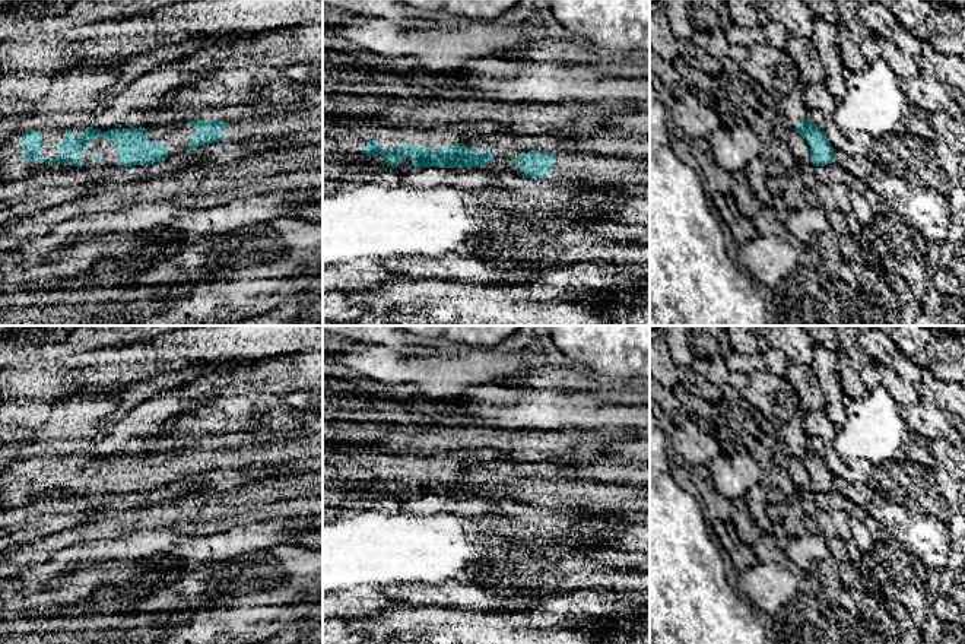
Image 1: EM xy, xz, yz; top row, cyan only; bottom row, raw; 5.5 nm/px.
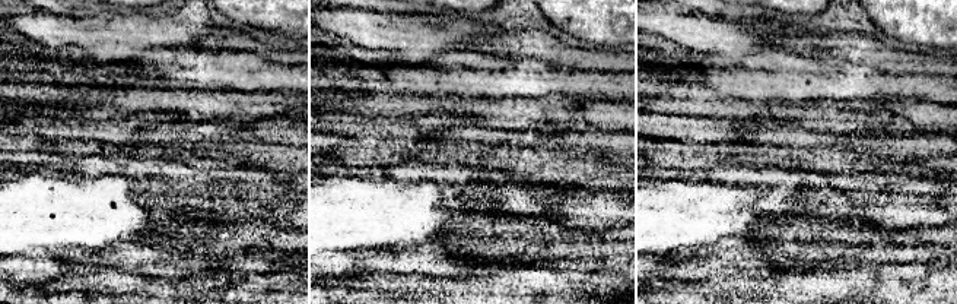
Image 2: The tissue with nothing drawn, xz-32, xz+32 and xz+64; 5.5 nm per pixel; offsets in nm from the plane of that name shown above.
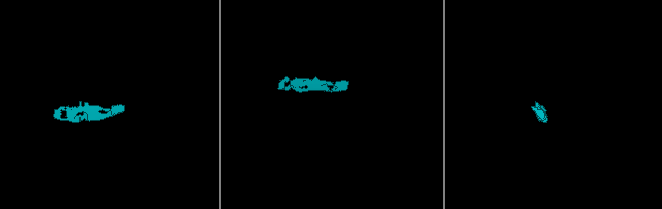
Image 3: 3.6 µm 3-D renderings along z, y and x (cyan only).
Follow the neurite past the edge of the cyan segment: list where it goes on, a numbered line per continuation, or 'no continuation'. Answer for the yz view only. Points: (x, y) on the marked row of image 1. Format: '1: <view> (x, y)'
no continuation

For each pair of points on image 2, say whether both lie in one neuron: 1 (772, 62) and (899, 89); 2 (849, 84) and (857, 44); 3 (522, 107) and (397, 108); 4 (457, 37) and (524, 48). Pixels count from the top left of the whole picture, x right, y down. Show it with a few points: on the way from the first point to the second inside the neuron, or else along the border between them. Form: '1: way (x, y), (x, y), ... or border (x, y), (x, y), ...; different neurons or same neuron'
1: way (804, 65), (820, 67), (833, 79), (867, 82); same neuron
2: border (820, 57), (864, 62), (886, 73); different neurons
3: way (492, 107), (428, 105); same neuron
4: border (486, 34), (473, 38), (464, 47); different neurons

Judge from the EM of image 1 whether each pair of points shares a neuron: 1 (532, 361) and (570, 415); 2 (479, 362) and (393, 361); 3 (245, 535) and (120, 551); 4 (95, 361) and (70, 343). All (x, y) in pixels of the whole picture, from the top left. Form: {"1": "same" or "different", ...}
{"1": "different", "2": "same", "3": "same", "4": "different"}

